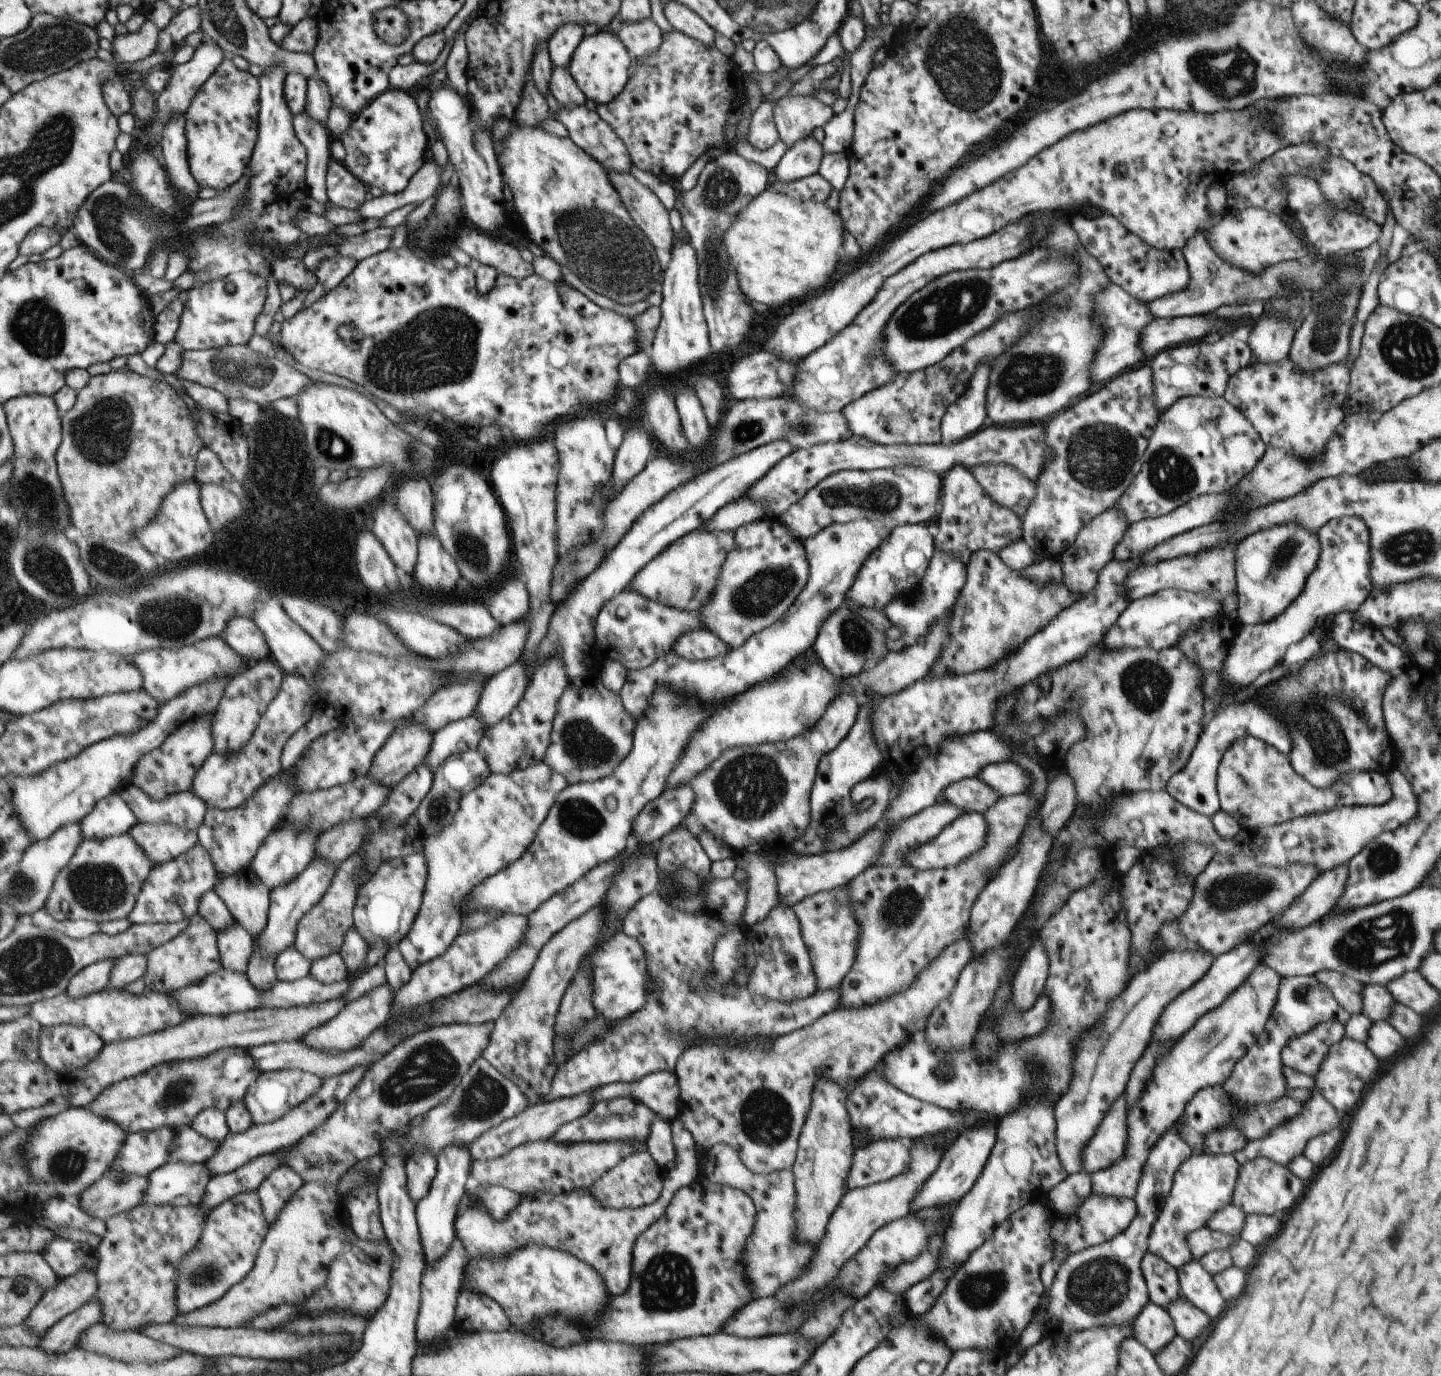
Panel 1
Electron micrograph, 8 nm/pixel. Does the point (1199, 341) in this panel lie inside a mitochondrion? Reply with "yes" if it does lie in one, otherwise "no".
no

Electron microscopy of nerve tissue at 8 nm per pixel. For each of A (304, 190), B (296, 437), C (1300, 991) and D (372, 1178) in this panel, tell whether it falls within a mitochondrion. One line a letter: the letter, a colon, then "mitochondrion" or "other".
A: other
B: mitochondrion
C: mitochondrion
D: other

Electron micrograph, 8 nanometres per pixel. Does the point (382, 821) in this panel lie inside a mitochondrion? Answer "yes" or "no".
no

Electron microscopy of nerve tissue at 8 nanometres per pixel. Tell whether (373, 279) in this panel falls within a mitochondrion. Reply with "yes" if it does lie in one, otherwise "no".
no

